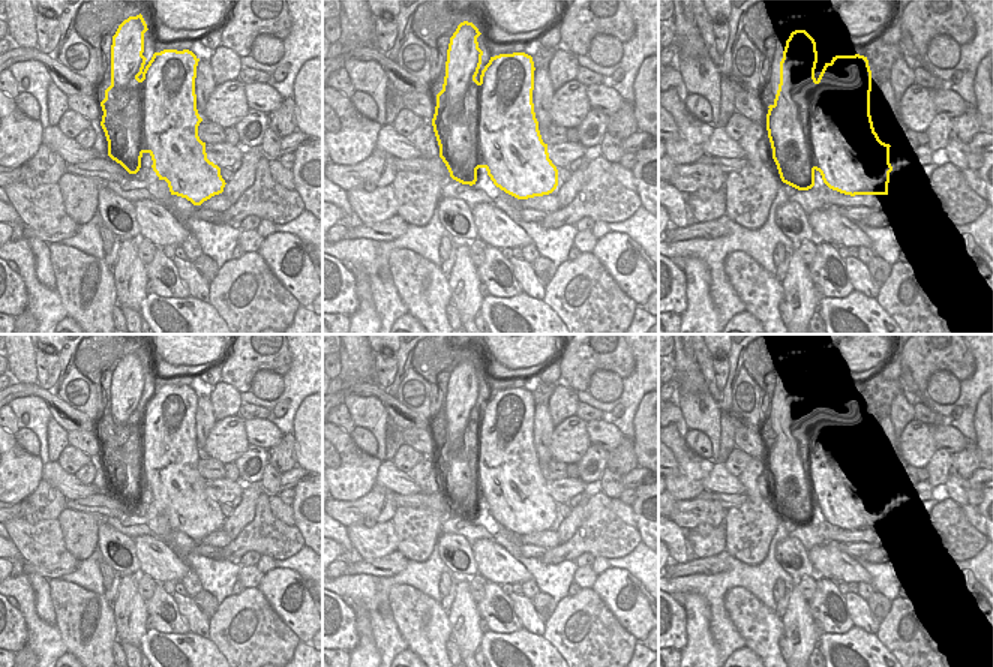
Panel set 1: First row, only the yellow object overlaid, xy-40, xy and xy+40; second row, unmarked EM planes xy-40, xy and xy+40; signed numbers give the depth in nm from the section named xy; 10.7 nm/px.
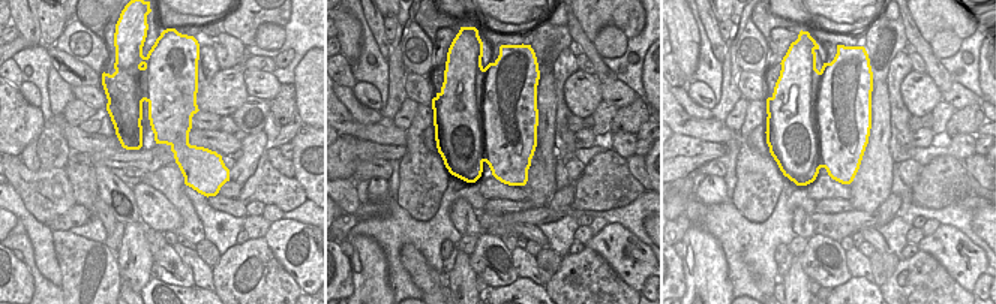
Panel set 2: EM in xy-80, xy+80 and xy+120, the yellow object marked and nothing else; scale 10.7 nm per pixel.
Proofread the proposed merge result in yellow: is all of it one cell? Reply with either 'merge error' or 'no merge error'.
no merge error

